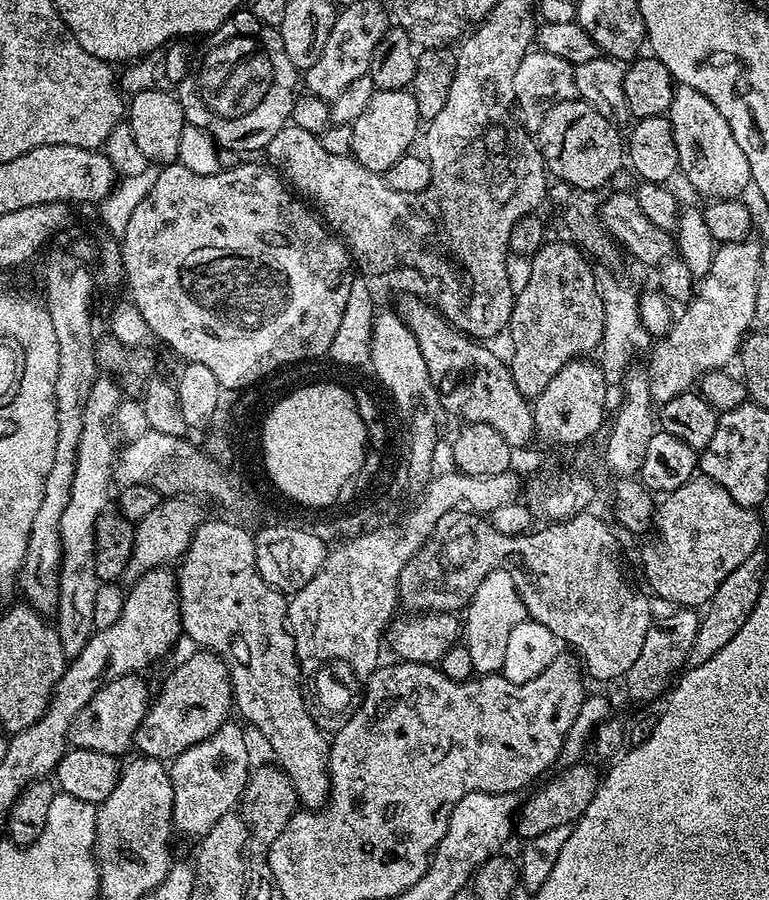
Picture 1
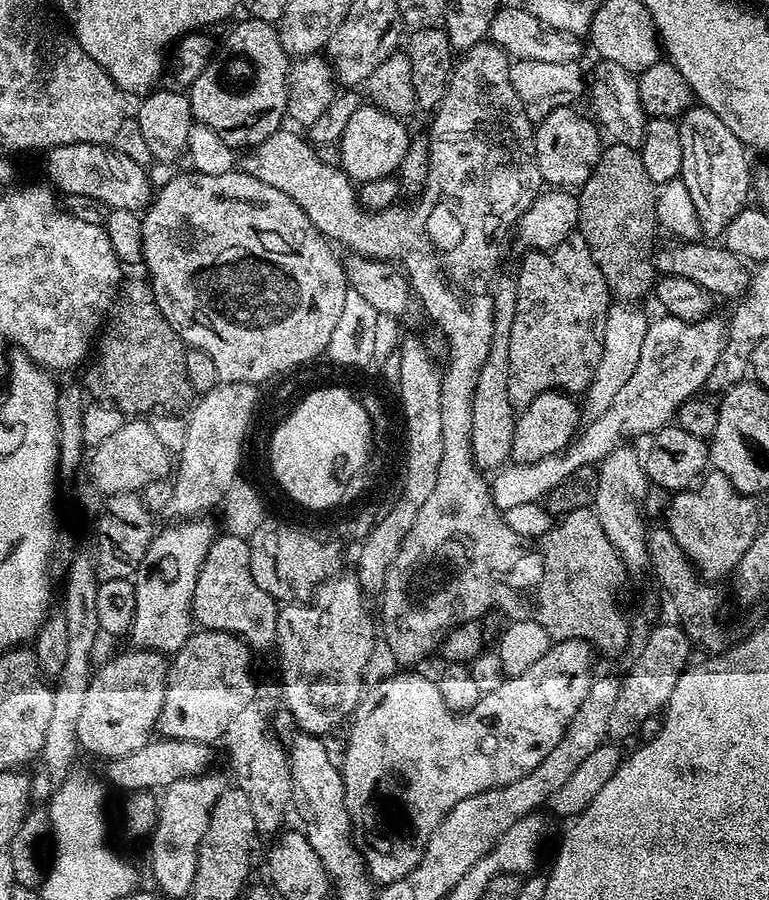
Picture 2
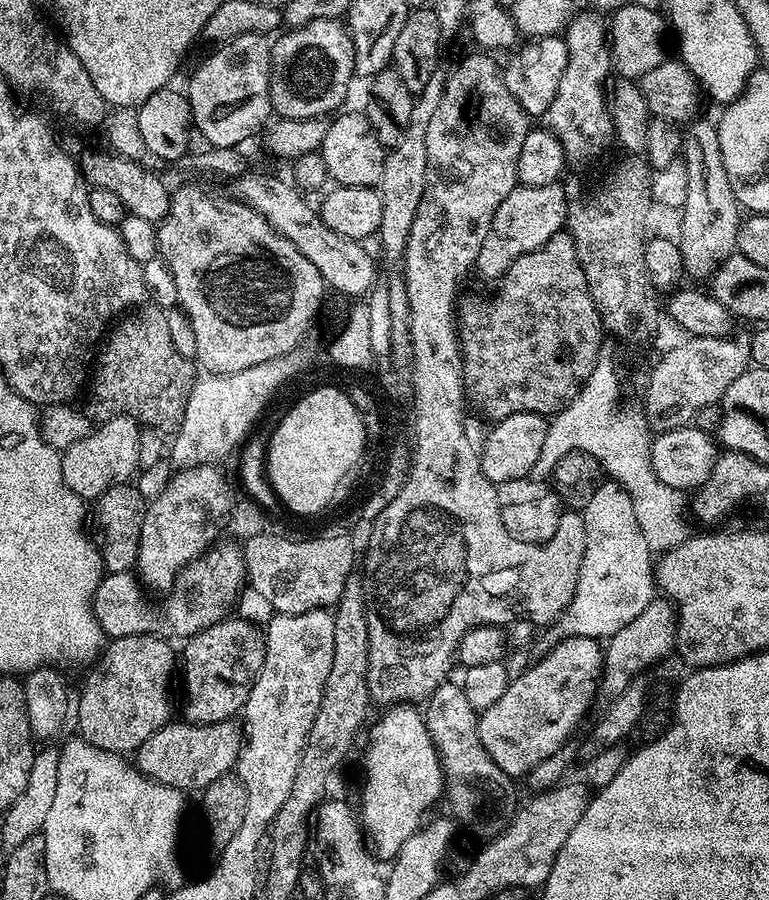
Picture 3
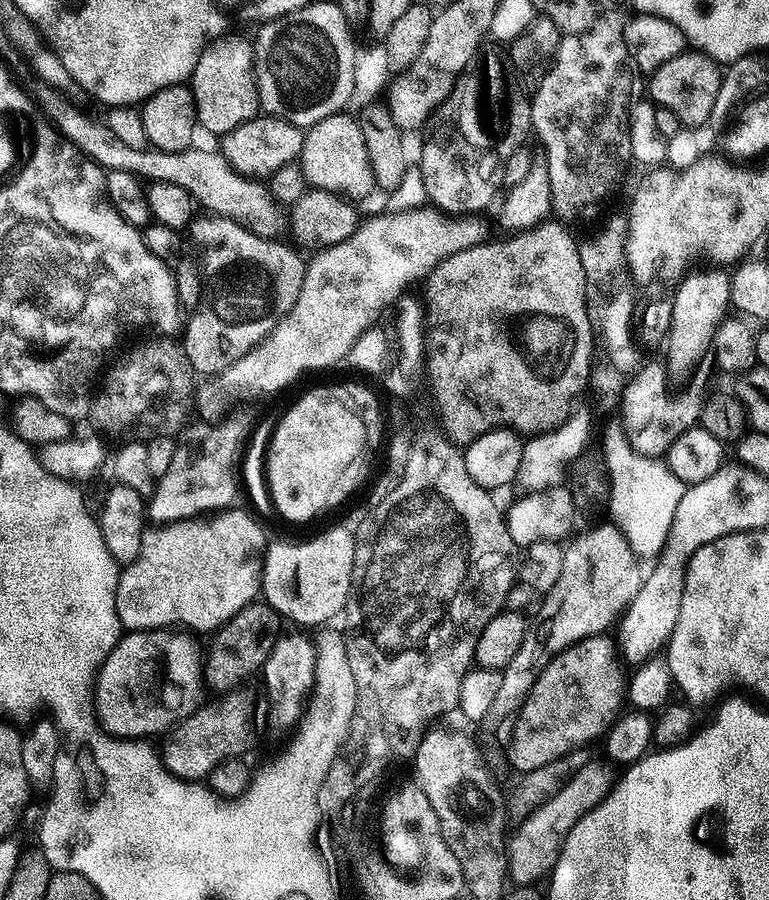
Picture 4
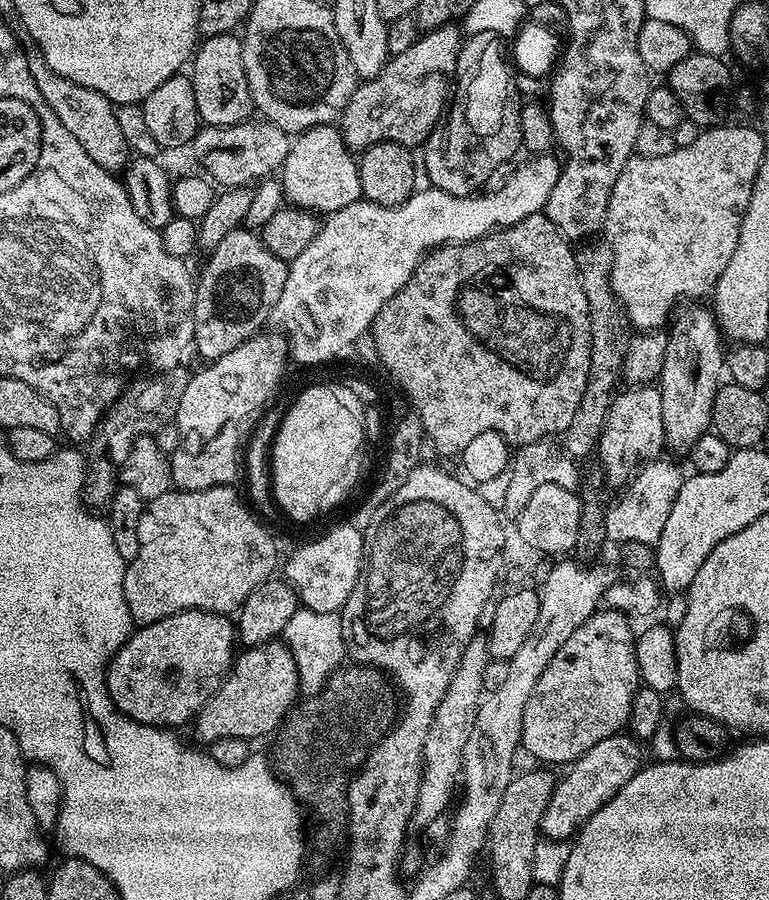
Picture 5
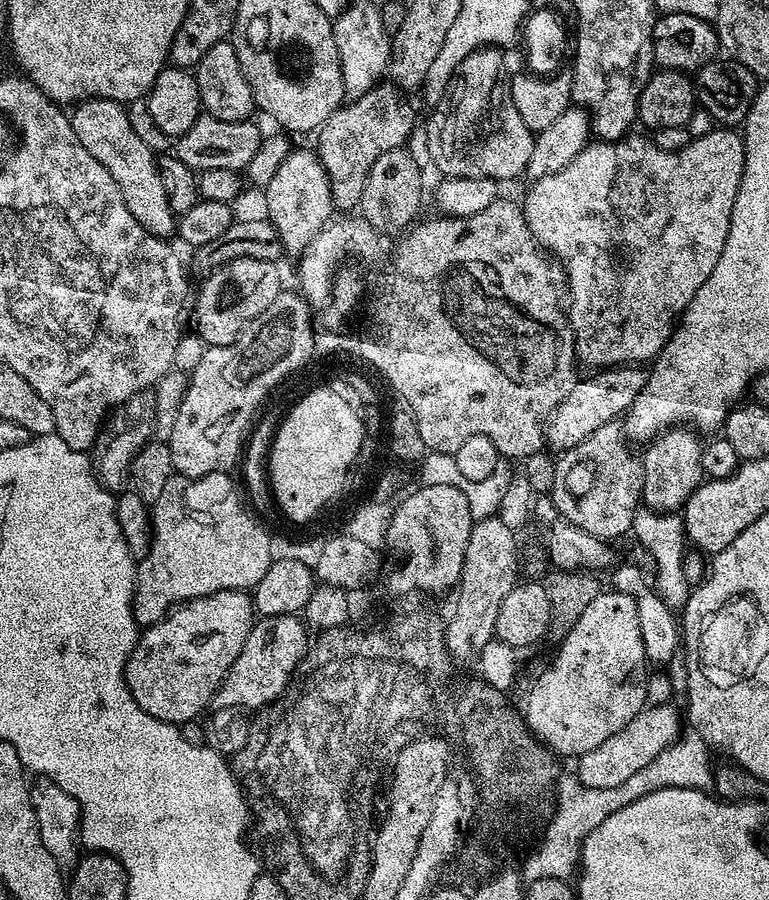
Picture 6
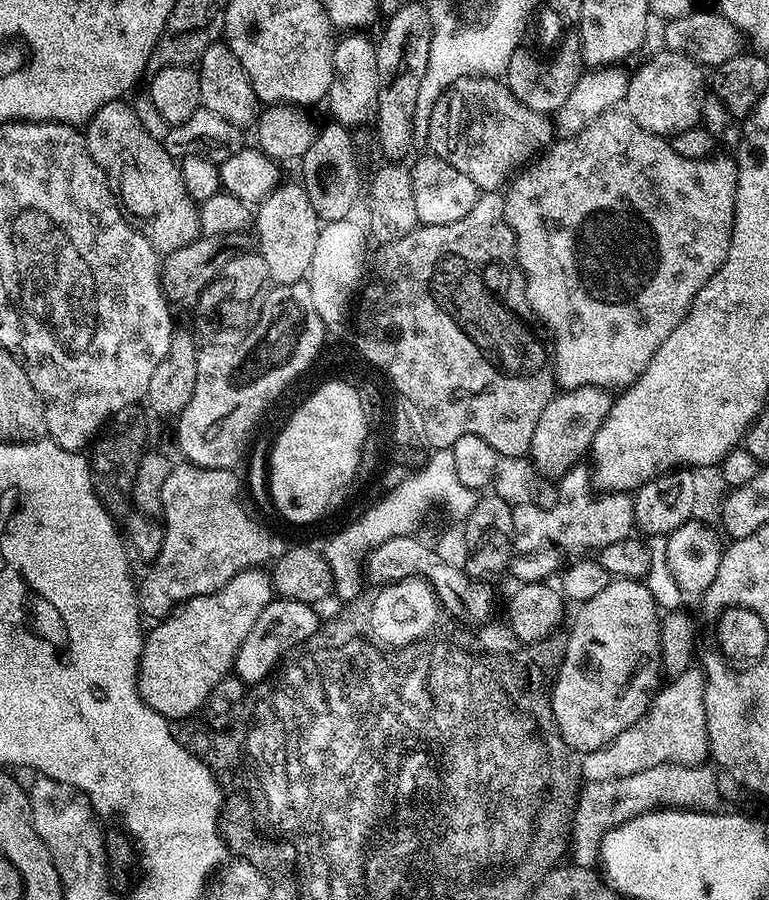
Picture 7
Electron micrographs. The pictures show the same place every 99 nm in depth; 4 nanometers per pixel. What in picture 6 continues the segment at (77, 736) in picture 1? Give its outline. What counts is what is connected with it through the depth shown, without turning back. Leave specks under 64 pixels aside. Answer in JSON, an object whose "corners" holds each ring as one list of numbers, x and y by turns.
{"corners":[[231,588,187,600,186,603,173,608,157,624,147,625,124,667,124,681,132,691,134,702,138,702,138,706,154,718,164,720,167,724,184,726,187,720,194,719,207,704,213,703,216,691,228,676,230,666,234,666,234,658,242,654,242,646,246,646,246,638,253,623,253,597,247,591]]}

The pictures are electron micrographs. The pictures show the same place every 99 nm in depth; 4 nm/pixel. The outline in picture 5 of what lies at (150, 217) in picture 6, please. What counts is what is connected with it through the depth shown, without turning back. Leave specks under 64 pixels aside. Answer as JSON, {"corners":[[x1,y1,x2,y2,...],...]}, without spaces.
{"corners":[[32,50,27,55,32,77,42,92,46,106,50,106,50,110,58,114,58,122,62,122,62,126,66,126,66,130,70,130,70,134,78,138,82,150,86,150,86,154,90,154,94,162,98,162,113,174,119,173,129,163,130,149,118,127,116,105,98,94,98,90,83,88,78,86,78,82,70,82,70,78,54,74,39,51]]}

